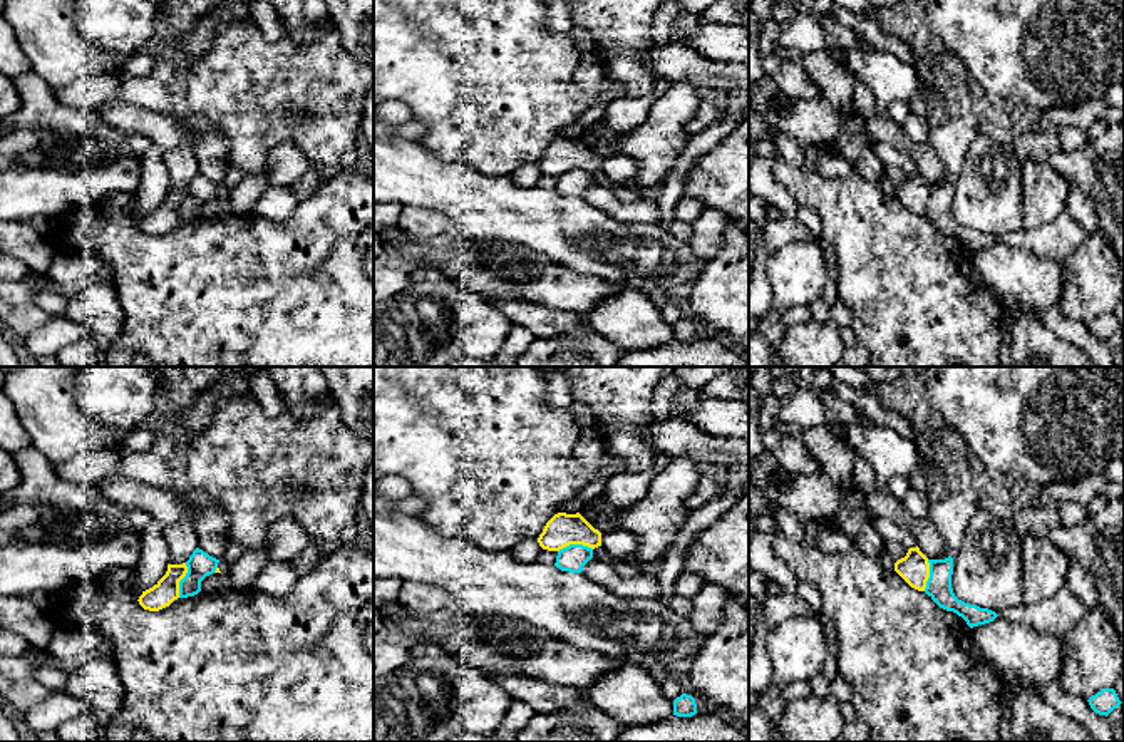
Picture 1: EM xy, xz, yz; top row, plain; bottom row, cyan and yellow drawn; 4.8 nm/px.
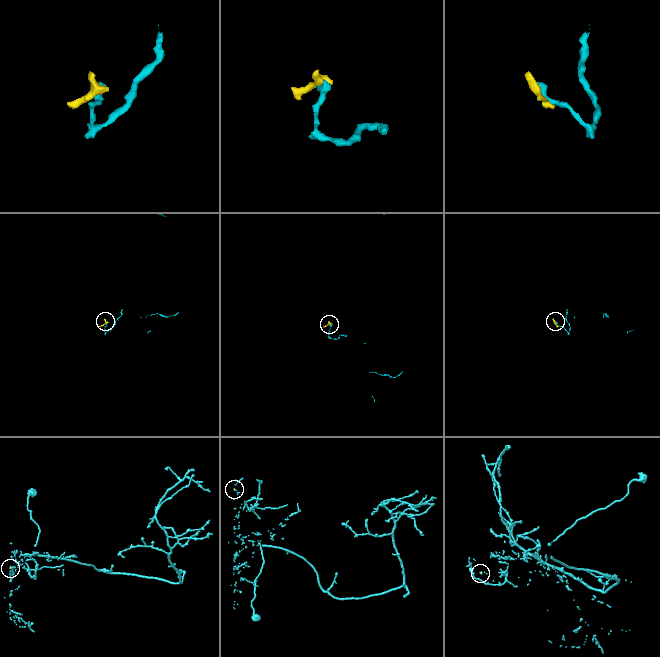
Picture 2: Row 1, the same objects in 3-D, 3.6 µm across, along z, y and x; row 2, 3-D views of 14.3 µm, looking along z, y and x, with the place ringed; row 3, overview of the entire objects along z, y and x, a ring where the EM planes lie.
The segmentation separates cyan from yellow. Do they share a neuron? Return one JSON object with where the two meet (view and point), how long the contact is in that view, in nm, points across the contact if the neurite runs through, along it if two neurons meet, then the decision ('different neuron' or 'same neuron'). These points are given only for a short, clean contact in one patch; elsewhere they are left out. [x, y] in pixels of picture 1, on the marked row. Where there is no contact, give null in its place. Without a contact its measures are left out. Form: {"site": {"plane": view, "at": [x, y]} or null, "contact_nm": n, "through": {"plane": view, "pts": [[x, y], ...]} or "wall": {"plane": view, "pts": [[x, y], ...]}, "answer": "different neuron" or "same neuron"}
{"site": {"plane": "xy", "at": [181, 580]}, "contact_nm": 170, "wall": {"plane": "xy", "pts": [[186, 563], [178, 597]]}, "answer": "different neuron"}

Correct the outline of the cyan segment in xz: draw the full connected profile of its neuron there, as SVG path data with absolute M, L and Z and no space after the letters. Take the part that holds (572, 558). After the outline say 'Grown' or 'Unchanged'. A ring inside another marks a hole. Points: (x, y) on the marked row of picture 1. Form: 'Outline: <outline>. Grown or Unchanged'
Outline: M570 544L558 551L554 566L561 571L581 573L593 558L593 549L583 544Z. Unchanged

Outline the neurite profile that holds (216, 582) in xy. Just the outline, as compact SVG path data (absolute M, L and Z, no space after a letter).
M213 573L201 581L201 591L226 591L231 590L233 583L228 575Z

